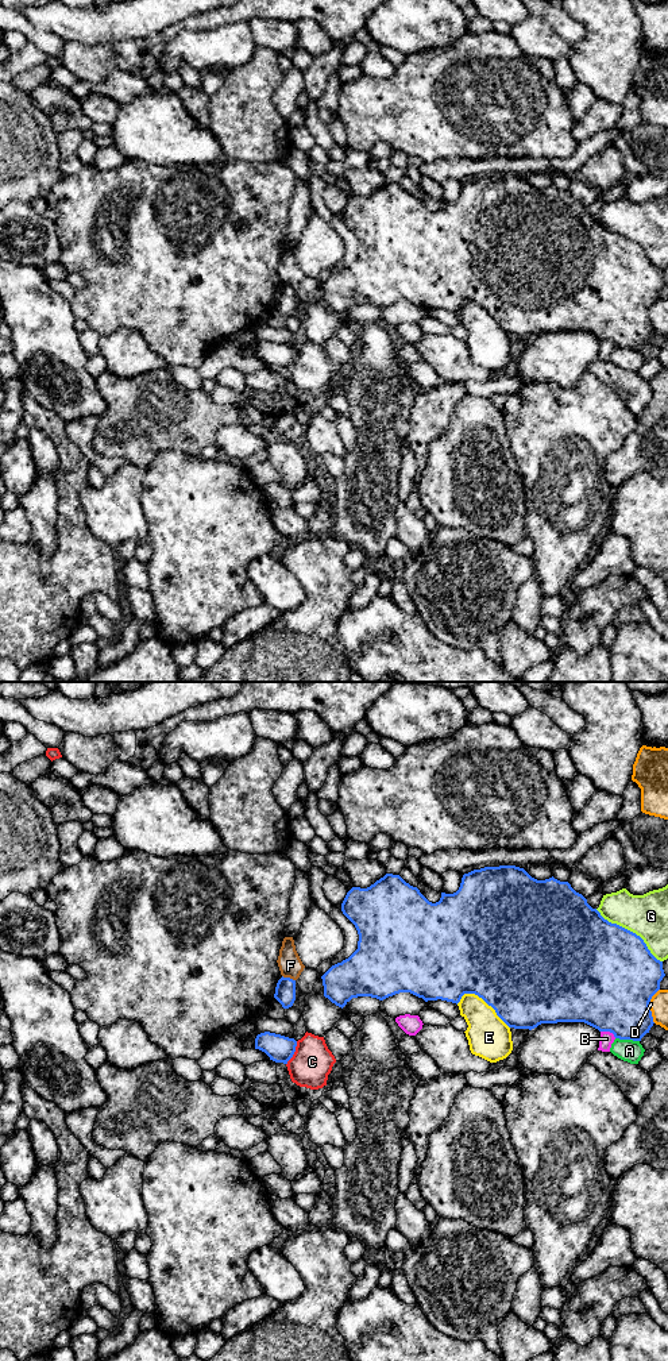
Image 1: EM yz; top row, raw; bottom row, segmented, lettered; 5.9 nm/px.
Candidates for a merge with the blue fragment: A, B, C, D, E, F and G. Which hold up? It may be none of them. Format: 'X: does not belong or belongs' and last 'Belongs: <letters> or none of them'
A: does not belong
B: does not belong
C: does not belong
D: does not belong
E: does not belong
F: does not belong
G: does not belong
Belongs: none of them

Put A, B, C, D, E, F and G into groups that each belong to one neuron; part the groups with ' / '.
A / B / C / D / E / F / G

